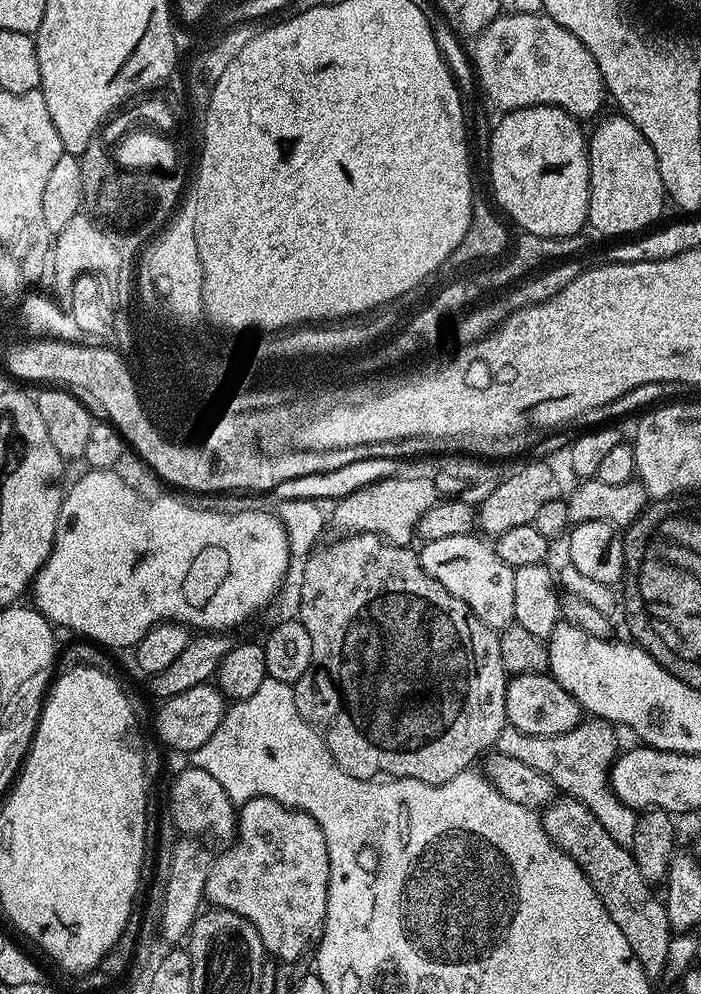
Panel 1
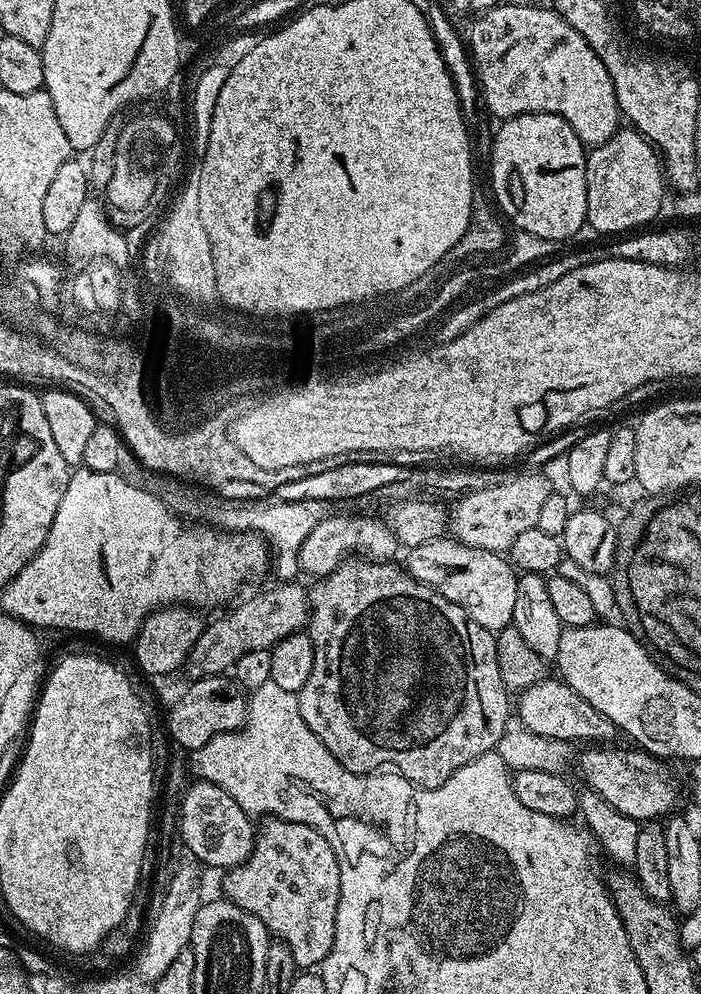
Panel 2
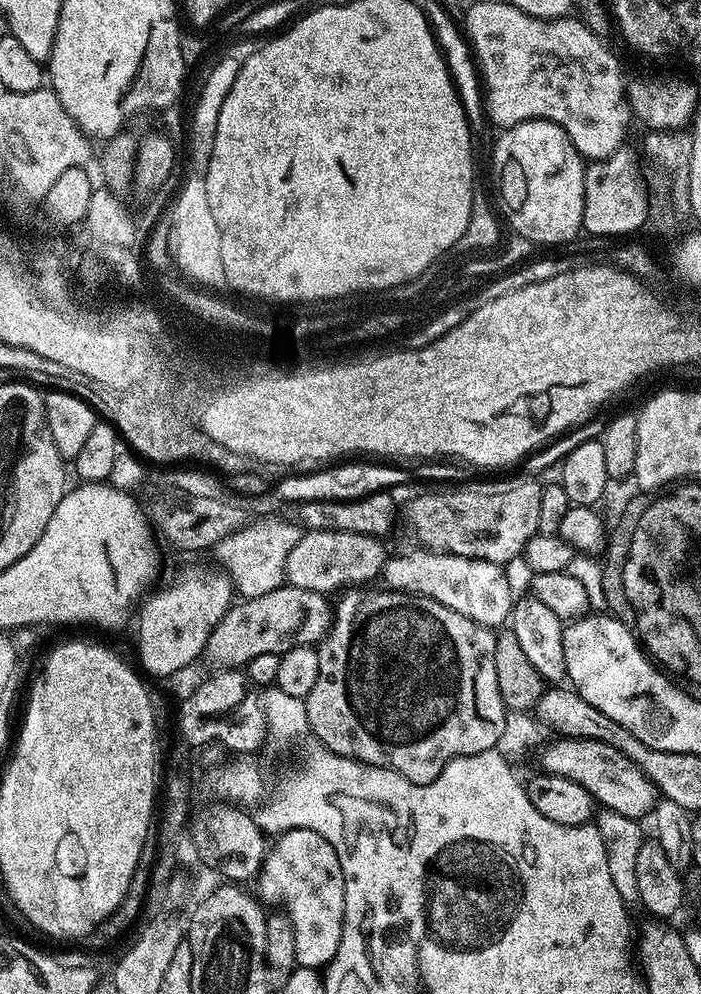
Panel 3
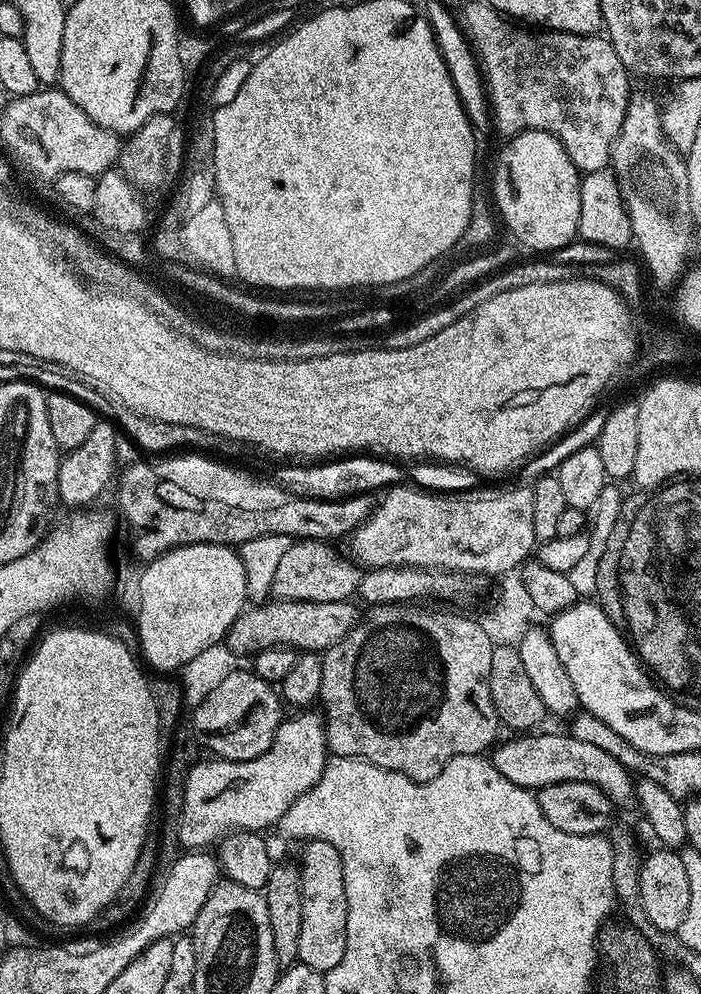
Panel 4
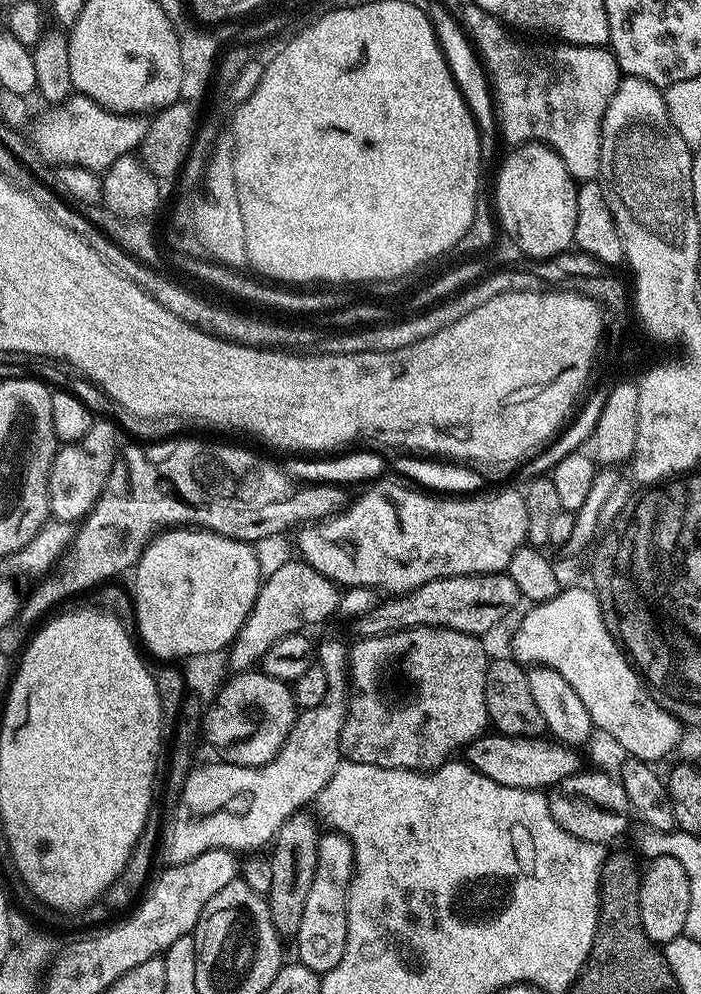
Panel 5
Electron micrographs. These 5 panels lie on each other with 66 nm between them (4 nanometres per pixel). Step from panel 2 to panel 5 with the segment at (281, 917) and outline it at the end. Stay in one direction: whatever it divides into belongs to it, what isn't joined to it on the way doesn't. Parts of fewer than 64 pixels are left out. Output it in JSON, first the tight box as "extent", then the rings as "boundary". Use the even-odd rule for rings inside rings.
{"extent":[294,831,352,974],"boundary":[[[325,831],[320,837],[314,886],[306,898],[300,933],[294,938],[299,963],[321,974],[329,972],[344,953],[348,925],[348,887],[352,881],[352,843],[339,832]]]}

